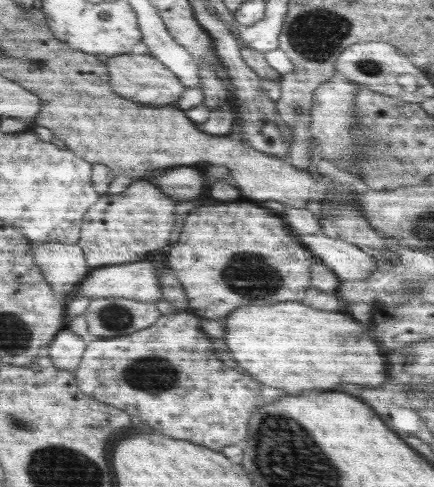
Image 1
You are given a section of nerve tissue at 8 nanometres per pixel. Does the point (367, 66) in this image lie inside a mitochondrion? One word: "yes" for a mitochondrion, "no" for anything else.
yes

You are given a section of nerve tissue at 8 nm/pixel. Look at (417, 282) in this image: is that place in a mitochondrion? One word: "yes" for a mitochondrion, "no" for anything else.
yes

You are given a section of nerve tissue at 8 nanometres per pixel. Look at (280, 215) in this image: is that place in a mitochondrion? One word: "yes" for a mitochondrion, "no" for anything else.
no

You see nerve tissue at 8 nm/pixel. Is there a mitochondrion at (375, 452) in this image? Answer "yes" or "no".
no

